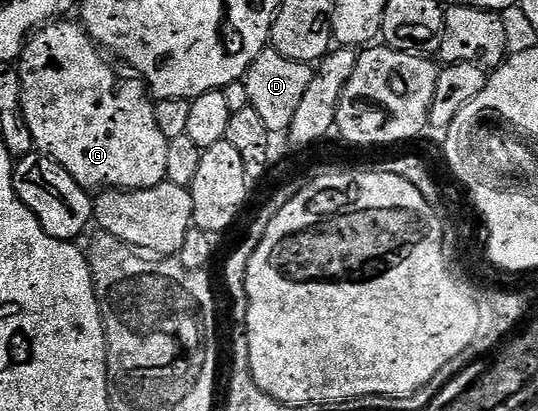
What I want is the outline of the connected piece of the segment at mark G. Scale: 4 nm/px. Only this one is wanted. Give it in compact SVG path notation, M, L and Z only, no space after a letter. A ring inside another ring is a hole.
M61 19L56 23L46 24L38 28L26 40L24 49L21 50L19 68L21 71L21 110L25 116L27 127L33 136L33 144L45 156L55 159L55 163L62 165L84 189L90 191L101 191L110 189L150 189L156 185L166 184L167 181L167 147L169 139L165 138L155 121L154 102L147 96L147 86L144 81L136 76L116 77L113 69L100 57L98 46L90 40L89 34L81 28L80 24L69 22L69 19Z

